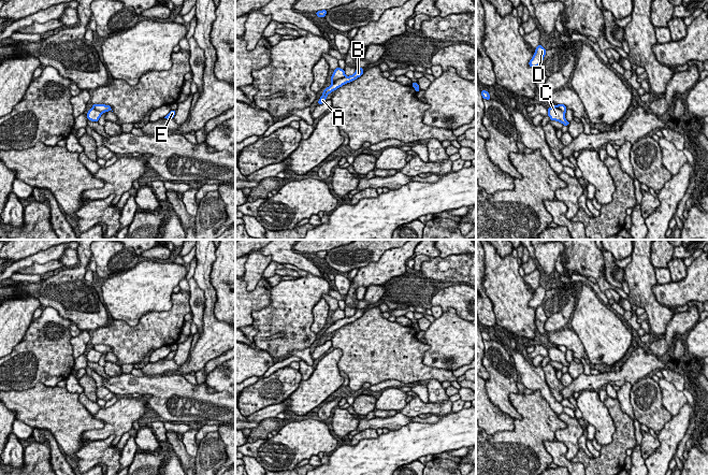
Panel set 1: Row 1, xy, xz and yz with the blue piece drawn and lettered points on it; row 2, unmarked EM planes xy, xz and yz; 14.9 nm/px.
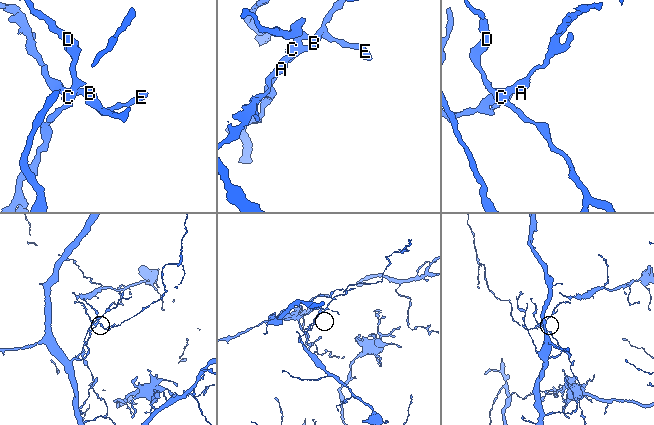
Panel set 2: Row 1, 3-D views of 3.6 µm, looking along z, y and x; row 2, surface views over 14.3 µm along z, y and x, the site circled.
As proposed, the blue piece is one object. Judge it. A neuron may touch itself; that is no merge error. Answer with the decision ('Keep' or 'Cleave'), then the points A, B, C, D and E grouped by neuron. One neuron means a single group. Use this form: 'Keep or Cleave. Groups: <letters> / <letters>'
Cleave. Groups: A B E / C D

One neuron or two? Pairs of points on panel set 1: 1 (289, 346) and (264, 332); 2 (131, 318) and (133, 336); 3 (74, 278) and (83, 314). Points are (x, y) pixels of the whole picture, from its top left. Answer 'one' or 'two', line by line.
1: one
2: two
3: one

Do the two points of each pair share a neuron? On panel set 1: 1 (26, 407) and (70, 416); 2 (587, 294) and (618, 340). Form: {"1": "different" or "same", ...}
{"1": "same", "2": "same"}

